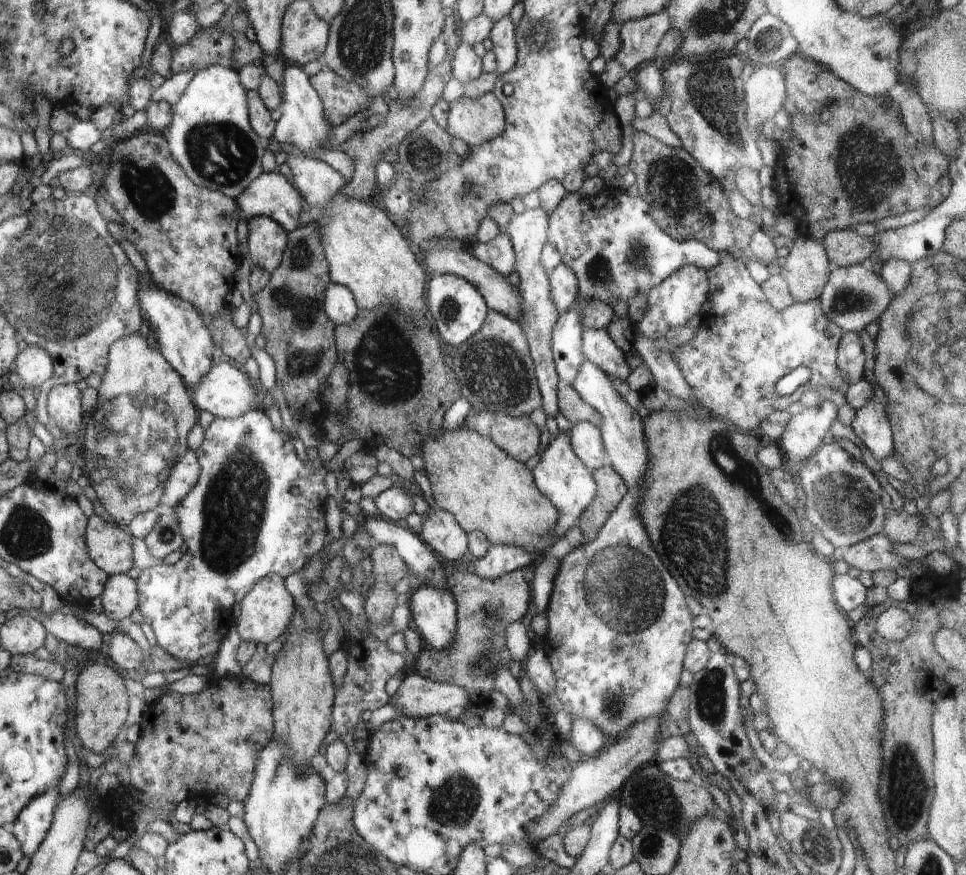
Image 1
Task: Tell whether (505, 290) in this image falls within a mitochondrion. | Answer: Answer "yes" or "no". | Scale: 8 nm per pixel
no

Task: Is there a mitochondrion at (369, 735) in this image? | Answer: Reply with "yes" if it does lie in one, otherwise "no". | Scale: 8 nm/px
no

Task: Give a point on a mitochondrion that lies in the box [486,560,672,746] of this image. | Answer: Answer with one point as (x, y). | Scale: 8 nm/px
(615, 707)

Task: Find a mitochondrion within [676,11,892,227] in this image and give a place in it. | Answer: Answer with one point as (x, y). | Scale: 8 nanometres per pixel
(712, 91)

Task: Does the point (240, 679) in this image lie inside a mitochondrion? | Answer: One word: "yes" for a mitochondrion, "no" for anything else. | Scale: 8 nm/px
no

